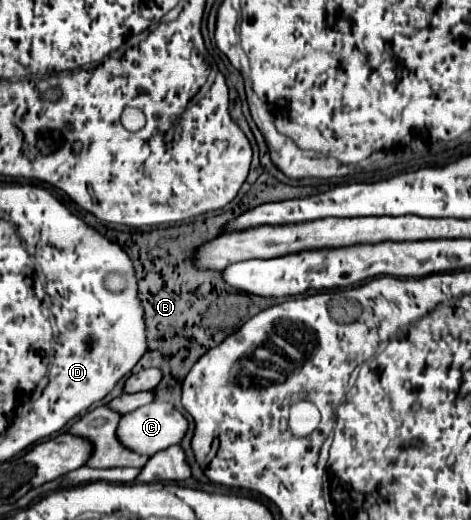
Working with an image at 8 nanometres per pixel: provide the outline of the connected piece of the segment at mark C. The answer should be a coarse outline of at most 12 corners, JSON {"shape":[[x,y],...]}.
{"shape":[[163,402],[123,414],[119,442],[143,456],[179,444],[187,420]]}

